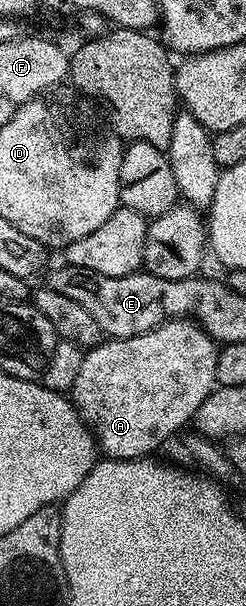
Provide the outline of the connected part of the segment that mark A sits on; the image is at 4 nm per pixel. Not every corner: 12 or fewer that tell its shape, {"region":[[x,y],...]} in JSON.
{"region":[[177,317],[88,350],[71,400],[114,461],[153,455],[218,388]]}

